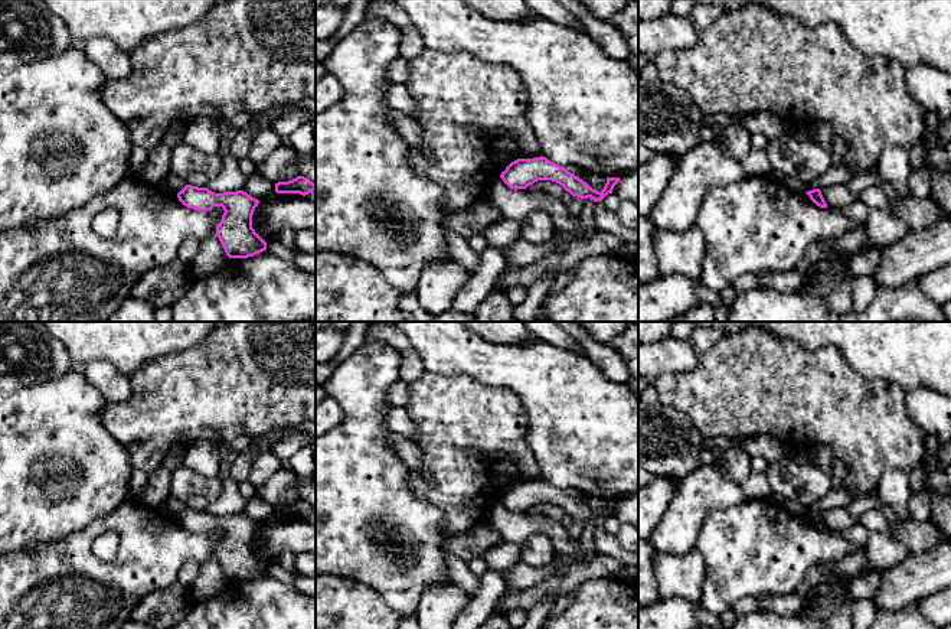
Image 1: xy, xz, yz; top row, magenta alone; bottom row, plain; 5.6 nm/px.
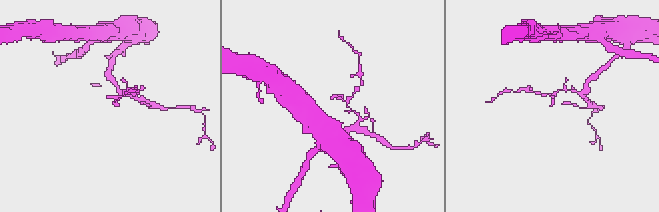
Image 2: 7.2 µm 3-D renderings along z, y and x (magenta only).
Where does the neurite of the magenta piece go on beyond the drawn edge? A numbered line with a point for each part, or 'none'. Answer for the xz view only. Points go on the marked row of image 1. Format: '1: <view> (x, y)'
none

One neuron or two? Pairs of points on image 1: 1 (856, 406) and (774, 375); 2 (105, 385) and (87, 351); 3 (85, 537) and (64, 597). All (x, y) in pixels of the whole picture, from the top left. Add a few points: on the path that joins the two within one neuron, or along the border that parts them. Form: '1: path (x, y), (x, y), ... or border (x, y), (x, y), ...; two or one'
1: path (836, 406), (816, 397), (794, 396); one
2: border (85, 364), (107, 361), (124, 374); two
3: path (74, 551), (64, 583); one

